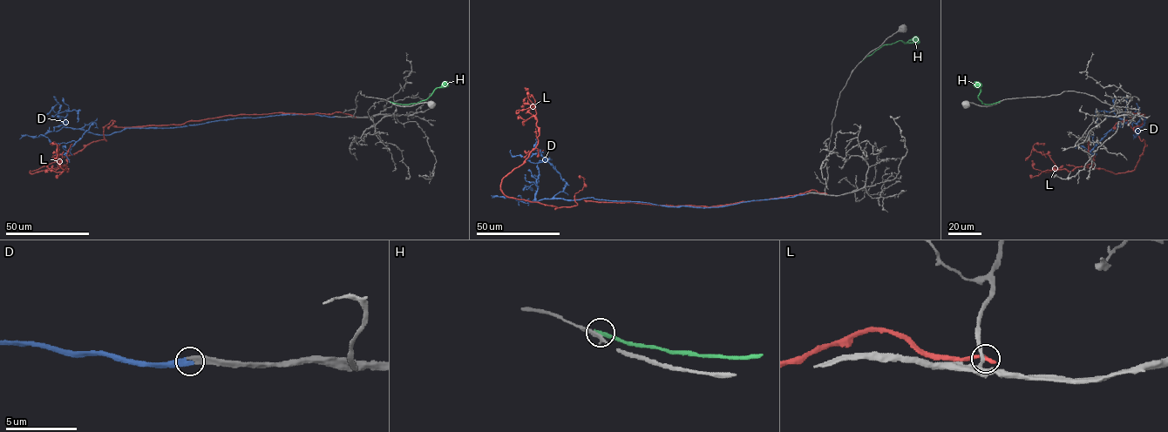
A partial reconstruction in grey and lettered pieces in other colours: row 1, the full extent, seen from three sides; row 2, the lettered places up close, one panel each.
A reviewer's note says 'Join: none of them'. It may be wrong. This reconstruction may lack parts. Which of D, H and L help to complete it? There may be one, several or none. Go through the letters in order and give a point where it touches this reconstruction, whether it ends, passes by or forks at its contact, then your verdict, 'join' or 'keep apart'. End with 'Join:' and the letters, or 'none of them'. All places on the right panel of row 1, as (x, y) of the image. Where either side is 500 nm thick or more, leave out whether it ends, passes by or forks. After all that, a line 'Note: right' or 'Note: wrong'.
D: contact (1131, 117); it ends; join
H: contact (999, 101); it ends; keep apart
L: contact (1130, 117); it ends; keep apart
Join: D
Note: wrong

